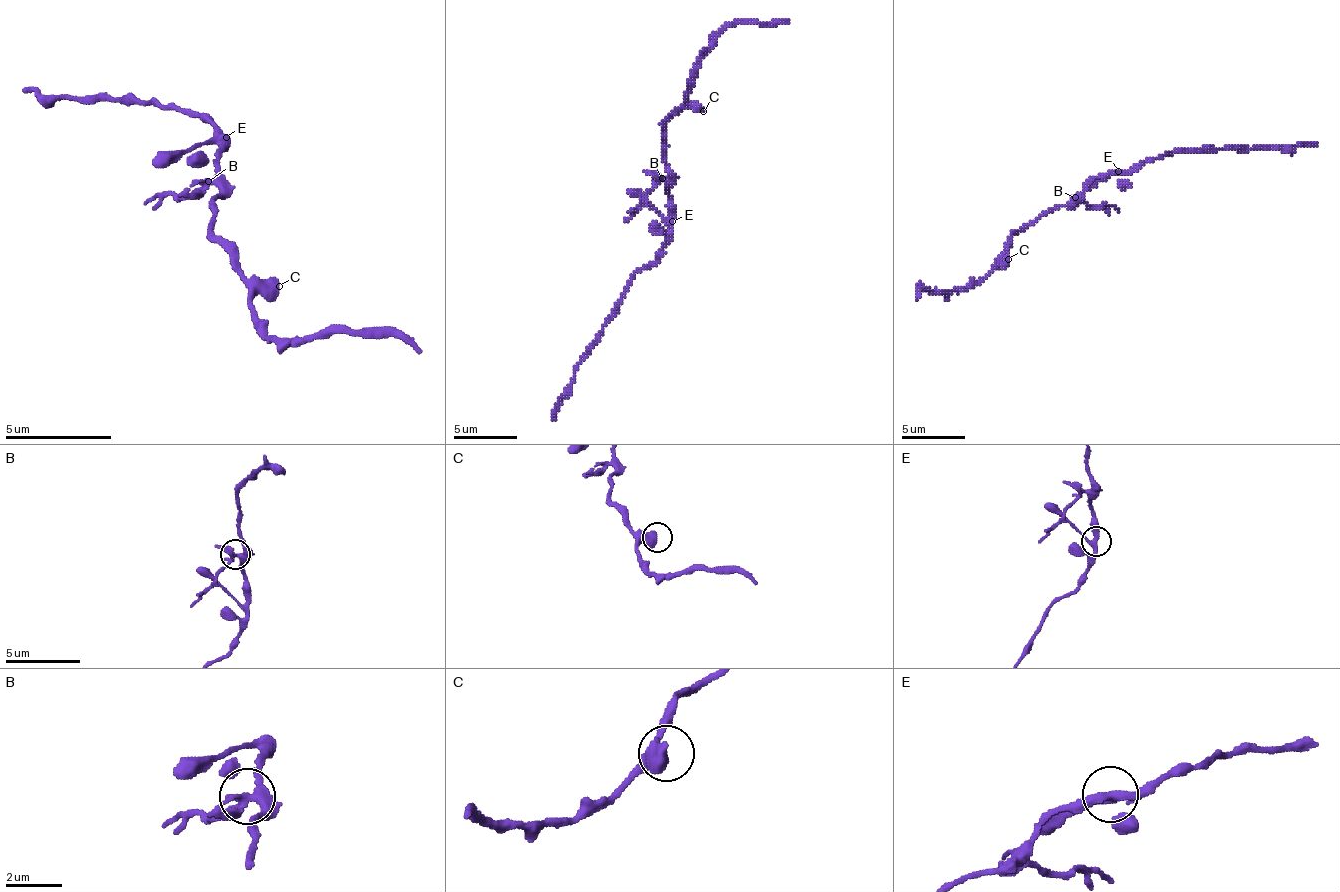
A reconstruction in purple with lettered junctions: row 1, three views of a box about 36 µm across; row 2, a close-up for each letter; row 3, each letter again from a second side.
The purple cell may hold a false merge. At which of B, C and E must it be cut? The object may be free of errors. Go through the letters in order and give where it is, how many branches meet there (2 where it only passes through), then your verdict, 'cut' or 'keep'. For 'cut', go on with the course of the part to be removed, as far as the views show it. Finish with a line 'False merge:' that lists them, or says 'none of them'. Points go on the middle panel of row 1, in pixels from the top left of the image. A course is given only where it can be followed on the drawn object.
B: place (662, 178); branches 4; cut; course (662, 177), (625, 221)
C: place (703, 111); branches 1; keep
E: place (672, 221); branches 4; keep
False merge: B

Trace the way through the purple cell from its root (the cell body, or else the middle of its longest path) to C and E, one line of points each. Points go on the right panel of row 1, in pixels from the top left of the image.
C: (1084, 190), (1068, 206), (1055, 206), (1021, 228), (1011, 237), (1005, 253), (1008, 259)
E: (1084, 190), (1096, 177), (1109, 177), (1118, 171)

